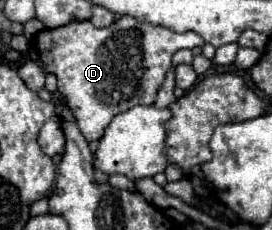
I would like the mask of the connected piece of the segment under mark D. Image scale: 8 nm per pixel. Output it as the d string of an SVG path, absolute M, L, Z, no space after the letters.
M122 16L106 28L74 20L60 28L40 30L32 38L32 46L40 54L42 70L56 76L58 92L64 96L62 106L74 114L76 126L86 140L100 140L104 128L116 114L136 104L154 104L174 52L202 44L196 32L176 34L162 26L138 22L132 16Z

